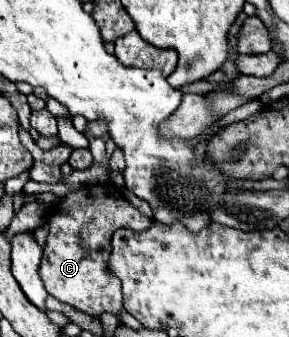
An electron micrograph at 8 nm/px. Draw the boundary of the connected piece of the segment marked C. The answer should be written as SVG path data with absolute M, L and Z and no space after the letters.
M98 184L96 188L84 188L72 192L62 200L48 218L48 240L40 264L42 282L50 296L60 302L78 308L80 312L100 318L104 312L120 318L124 312L122 304L122 282L108 270L108 258L112 252L112 234L118 228L130 228L134 232L144 232L152 226L152 218L142 216L134 206L130 206L122 192L112 184Z

